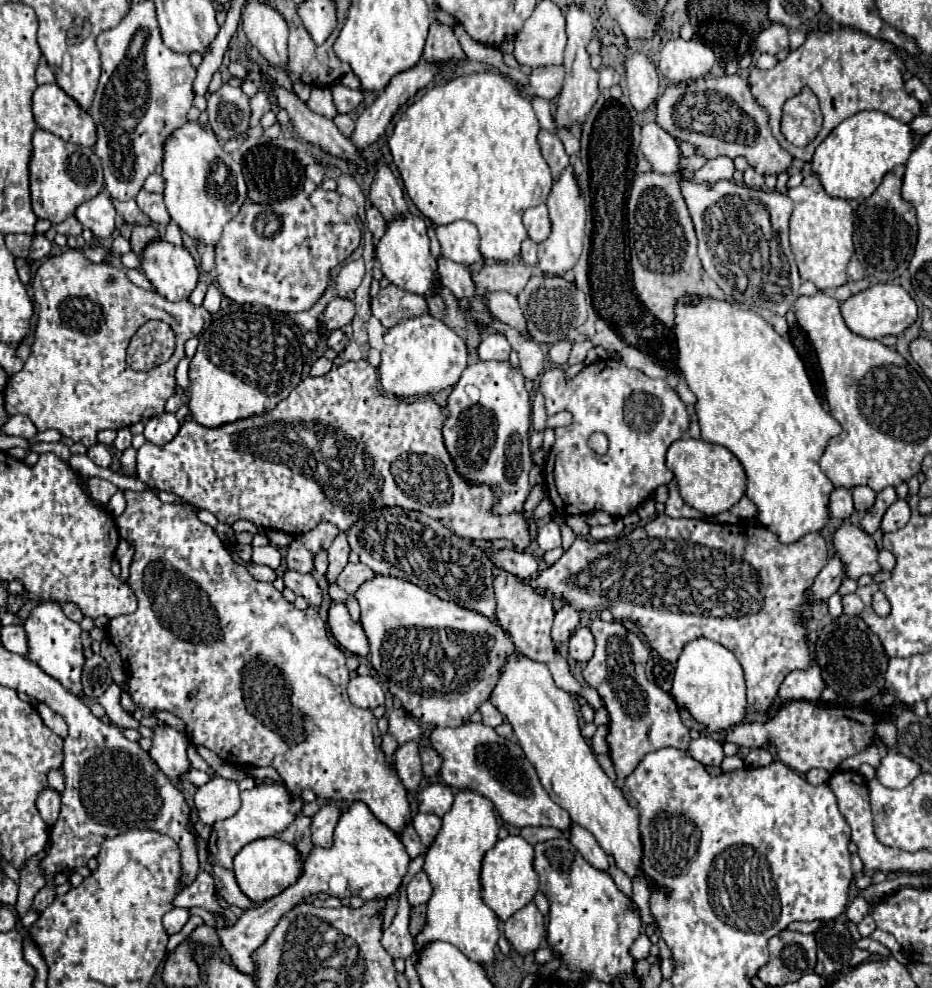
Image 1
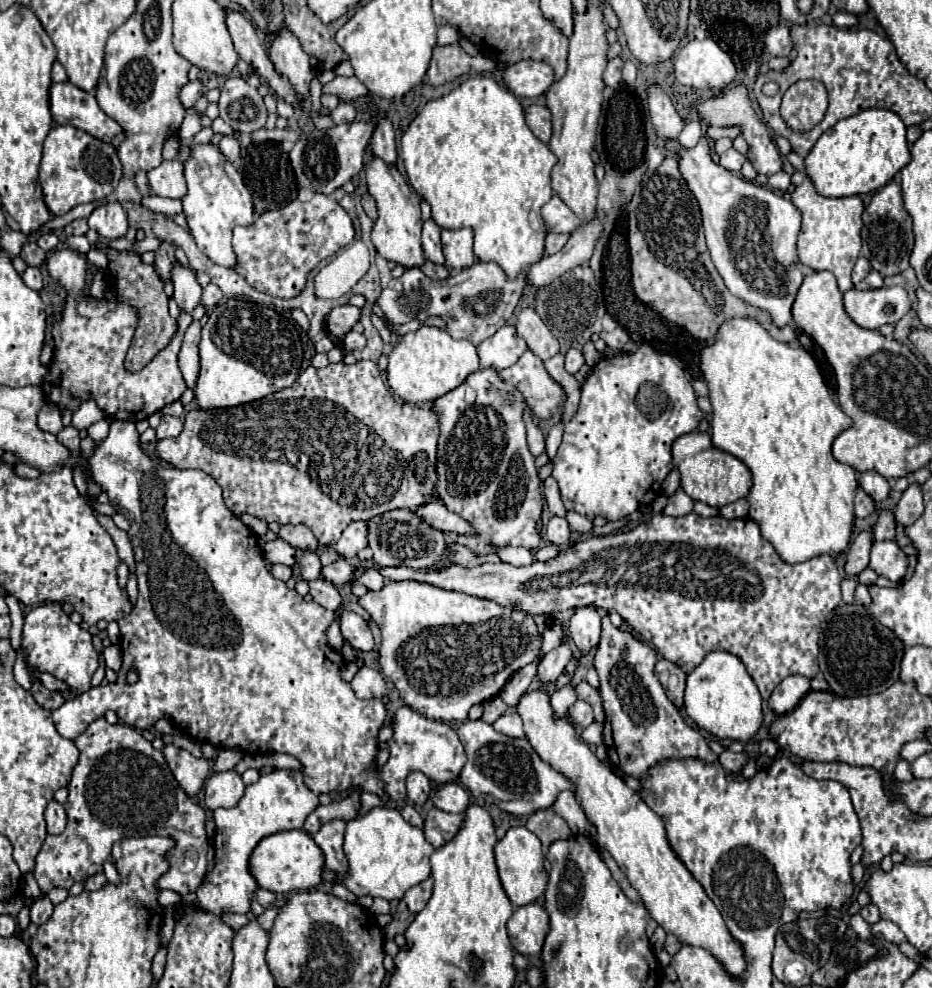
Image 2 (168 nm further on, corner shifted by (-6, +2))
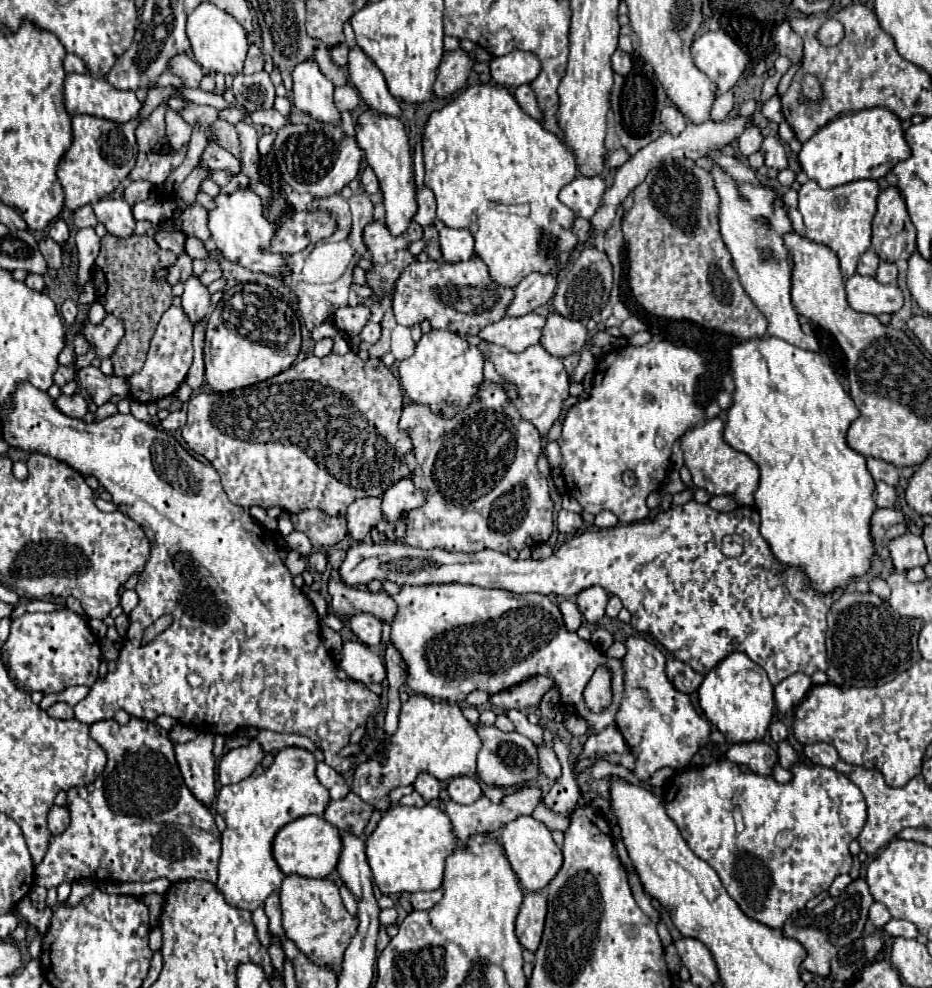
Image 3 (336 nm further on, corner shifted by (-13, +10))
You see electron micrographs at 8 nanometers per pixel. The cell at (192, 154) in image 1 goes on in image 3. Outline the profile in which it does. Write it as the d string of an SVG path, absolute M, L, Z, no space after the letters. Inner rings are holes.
M235 191L233 195L219 195L215 197L217 207L209 213L209 231L215 247L225 255L225 259L243 265L253 273L265 273L279 281L287 281L291 269L281 253L269 253L271 239L275 235L273 223L263 217L261 199L253 191Z

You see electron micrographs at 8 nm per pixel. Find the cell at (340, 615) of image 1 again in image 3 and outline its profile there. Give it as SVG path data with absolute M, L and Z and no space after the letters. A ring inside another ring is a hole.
M361 613L357 617L351 617L349 623L361 643L369 647L375 647L381 643L381 621L377 621L371 613Z

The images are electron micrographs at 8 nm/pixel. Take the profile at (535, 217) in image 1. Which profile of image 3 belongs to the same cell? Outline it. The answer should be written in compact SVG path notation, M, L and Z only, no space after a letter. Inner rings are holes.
M579 175L569 185L565 185L561 189L559 199L569 209L573 209L577 217L591 219L595 215L595 211L601 207L601 199L603 199L605 189L607 189L607 185L601 175L595 175L595 177Z

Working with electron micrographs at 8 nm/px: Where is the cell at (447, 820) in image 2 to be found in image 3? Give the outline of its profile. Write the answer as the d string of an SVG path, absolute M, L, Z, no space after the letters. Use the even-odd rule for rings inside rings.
M523 785L523 787L517 789L515 793L505 795L499 803L491 803L491 799L487 799L487 797L483 795L481 799L477 799L477 801L471 803L471 805L459 805L459 803L455 803L455 801L449 801L447 807L445 807L445 811L447 811L447 815L449 815L451 823L453 823L453 831L455 831L457 839L459 839L461 843L465 843L465 841L467 841L471 835L475 835L475 833L489 835L489 833L497 831L499 827L503 827L505 823L517 819L519 815L531 815L533 809L541 803L541 797L543 797L543 793L541 793L541 789L539 789L537 785Z

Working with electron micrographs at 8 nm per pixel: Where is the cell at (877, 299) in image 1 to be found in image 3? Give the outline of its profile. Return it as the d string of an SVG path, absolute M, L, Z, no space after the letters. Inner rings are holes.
M859 273L845 281L847 301L855 311L881 315L895 313L903 307L903 293L897 285L881 285L873 277L863 277Z

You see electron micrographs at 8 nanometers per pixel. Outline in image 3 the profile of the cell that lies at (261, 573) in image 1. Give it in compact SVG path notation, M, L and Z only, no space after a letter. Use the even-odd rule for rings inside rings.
M289 551L287 559L285 559L285 565L287 565L289 573L295 577L295 575L299 575L299 573L303 573L303 571L305 571L307 561L305 561L305 557L303 557L303 555L299 555L297 551Z

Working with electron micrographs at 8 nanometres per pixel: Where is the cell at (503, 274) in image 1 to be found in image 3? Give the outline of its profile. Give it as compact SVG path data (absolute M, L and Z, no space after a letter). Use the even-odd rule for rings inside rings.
M471 257L469 261L461 263L415 261L401 273L397 281L393 313L397 323L405 327L419 325L427 319L433 329L477 335L485 325L503 319L505 305L509 305L511 299L513 289L493 285L493 281L489 281L489 271L479 257Z

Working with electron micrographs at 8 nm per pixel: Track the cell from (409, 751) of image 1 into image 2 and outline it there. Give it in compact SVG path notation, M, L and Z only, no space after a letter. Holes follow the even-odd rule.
M414 771L406 779L406 789L408 789L408 799L422 805L430 795L430 779L424 773Z

